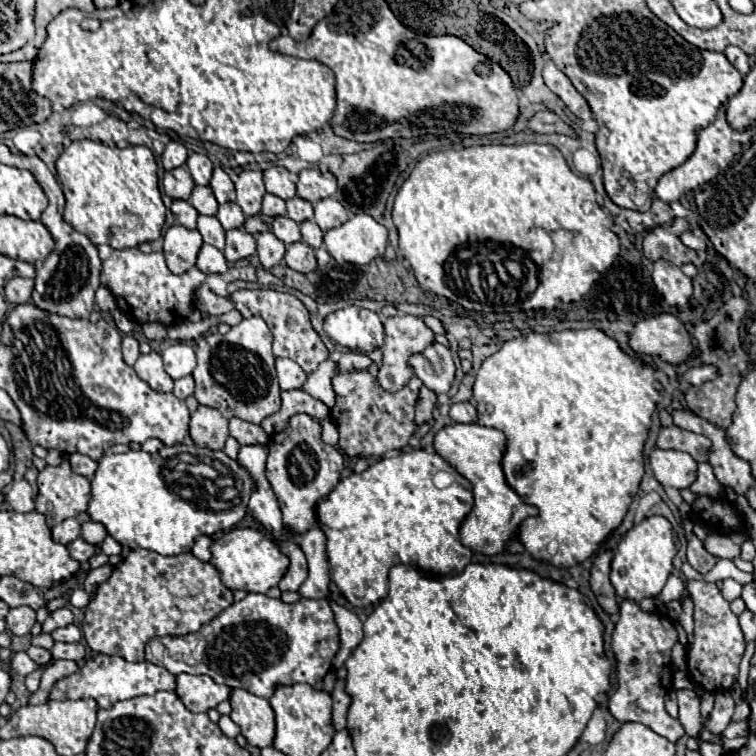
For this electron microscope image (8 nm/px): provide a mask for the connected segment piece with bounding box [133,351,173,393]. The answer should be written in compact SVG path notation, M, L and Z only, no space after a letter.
M151 351L149 355L141 355L137 359L137 363L133 365L133 369L135 369L137 377L143 379L145 383L149 383L149 387L153 387L155 391L161 391L161 393L173 391L173 379L165 373L159 353Z

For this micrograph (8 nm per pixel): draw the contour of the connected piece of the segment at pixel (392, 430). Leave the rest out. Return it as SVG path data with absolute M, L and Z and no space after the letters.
M347 371L333 377L337 403L331 409L331 419L339 429L339 447L349 457L381 457L389 451L405 449L415 433L415 401L421 381L413 377L401 391L385 391L369 371Z

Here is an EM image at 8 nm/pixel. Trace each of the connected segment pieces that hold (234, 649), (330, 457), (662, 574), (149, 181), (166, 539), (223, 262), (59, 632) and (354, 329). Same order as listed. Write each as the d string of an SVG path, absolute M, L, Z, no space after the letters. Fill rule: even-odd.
M249 593L243 601L233 603L221 611L211 623L203 625L197 633L183 637L155 637L145 645L147 661L165 667L169 673L191 673L209 675L215 683L229 685L231 689L245 689L257 697L269 699L277 685L309 683L315 685L327 675L333 665L333 657L339 649L339 631L333 621L333 611L327 599L301 599L299 603L283 603L281 599L271 599L261 593Z
M307 413L291 415L287 427L271 435L265 477L279 501L283 523L293 533L305 533L317 523L317 501L329 495L329 491L339 483L341 471L337 463L343 465L341 451L321 439L321 423Z
M651 515L631 527L627 535L619 541L613 563L611 563L611 583L619 599L641 601L643 597L655 597L661 593L667 577L673 571L673 559L677 555L673 527L663 515Z
M83 139L83 141L73 141L57 159L57 175L63 185L63 193L67 199L65 205L65 221L79 233L87 235L95 245L111 245L113 249L127 249L141 245L145 241L155 241L161 237L161 229L165 225L165 205L161 201L161 191L159 191L159 179L157 179L157 163L151 153L151 149L143 145L135 147L109 147L99 141ZM137 215L141 225L135 229L127 229L127 221Z
M167 447L157 453L145 453L145 451L127 451L127 453L109 453L99 459L99 469L95 477L91 479L91 501L89 501L89 517L93 521L99 521L105 525L107 533L119 541L121 545L127 545L131 549L143 547L157 551L159 555L179 555L191 551L197 537L203 535L215 535L225 533L233 529L249 511L249 497L255 491L257 481L241 467L237 461L229 459L223 451L211 451L211 449L197 449L197 447ZM179 453L191 453L197 457L197 463L213 469L211 475L203 475L205 471L199 469L199 473L193 471L193 467L171 467L171 463L177 461ZM233 487L235 493L223 493L223 489Z
M203 245L201 251L199 251L199 257L197 257L197 267L205 273L205 275L221 275L225 273L229 267L227 267L227 259L225 255L215 249L213 245Z
M67 625L63 629L55 629L51 633L53 641L63 641L63 643L75 643L75 641L81 641L81 631L75 627L75 625Z
M347 307L325 319L325 333L333 343L357 351L373 351L383 345L383 323L375 311Z

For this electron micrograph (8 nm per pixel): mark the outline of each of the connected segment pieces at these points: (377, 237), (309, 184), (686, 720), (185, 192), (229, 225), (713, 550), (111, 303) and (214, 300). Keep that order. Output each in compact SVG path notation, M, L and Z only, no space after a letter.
M351 215L347 223L325 231L325 247L337 263L367 265L375 257L385 255L389 243L387 227L377 223L371 215Z
M303 169L297 181L297 193L301 199L317 203L321 199L333 197L337 191L337 181L331 173L323 173L321 169Z
M681 689L681 691L677 691L677 699L679 699L679 721L681 721L681 725L685 727L689 737L697 737L699 729L701 729L697 691L695 689Z
M183 167L167 171L165 177L163 177L163 189L165 189L165 193L171 199L183 199L183 201L187 201L191 197L193 187L195 187L195 183L193 183L191 175Z
M225 203L225 205L219 205L217 219L225 231L241 229L245 223L245 213L241 211L241 207L237 203Z
M737 531L737 533L727 533L727 535L709 535L703 545L715 557L735 559L739 557L739 549L745 543L745 539L751 539L749 531Z
M99 287L99 289L97 289L97 293L95 293L95 303L99 305L99 309L101 309L103 313L111 313L111 311L115 311L117 308L117 303L115 299L113 299L113 295L109 293L107 287Z
M205 283L195 293L195 305L199 311L209 315L223 315L233 309L233 303L229 303L229 297L215 295Z

